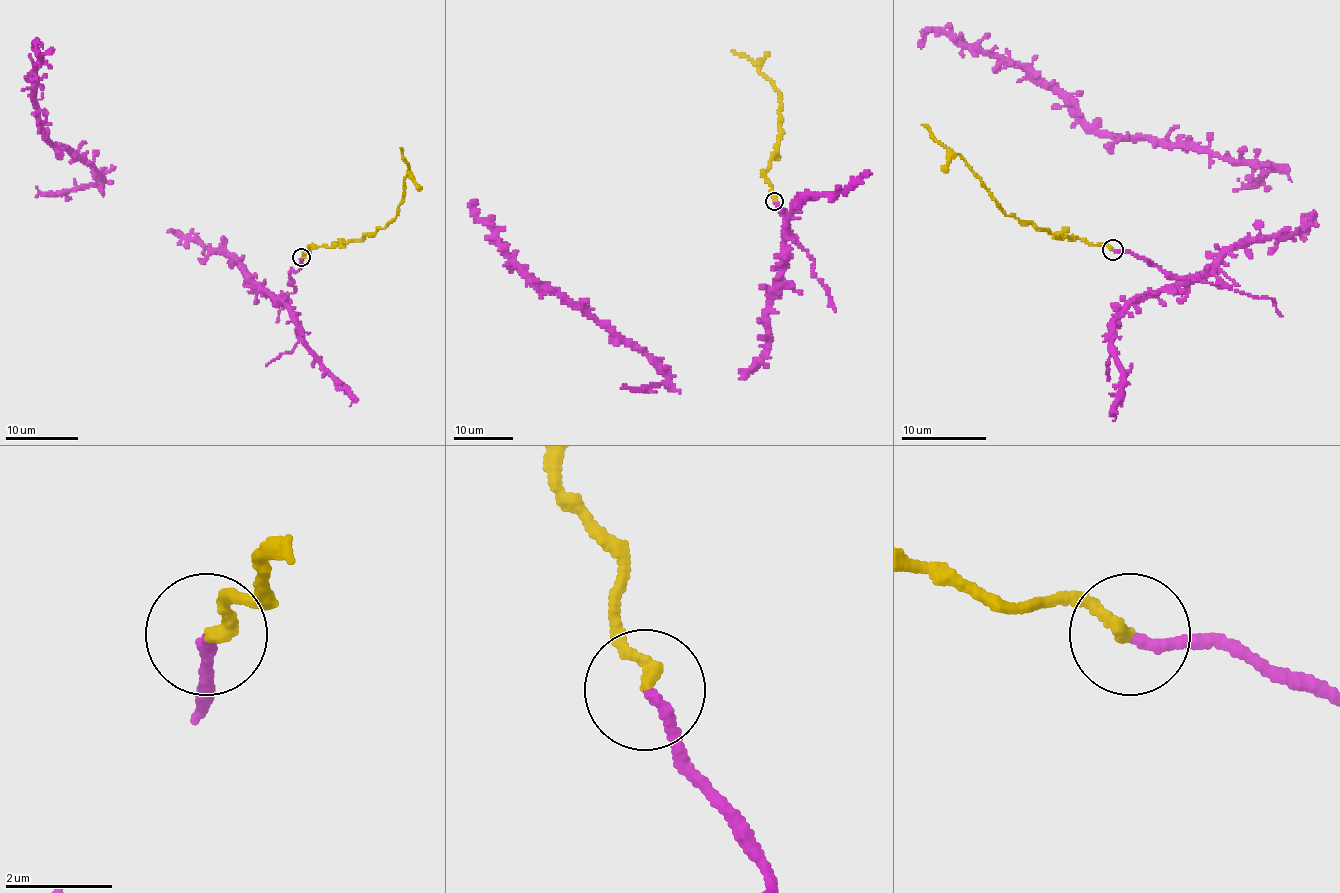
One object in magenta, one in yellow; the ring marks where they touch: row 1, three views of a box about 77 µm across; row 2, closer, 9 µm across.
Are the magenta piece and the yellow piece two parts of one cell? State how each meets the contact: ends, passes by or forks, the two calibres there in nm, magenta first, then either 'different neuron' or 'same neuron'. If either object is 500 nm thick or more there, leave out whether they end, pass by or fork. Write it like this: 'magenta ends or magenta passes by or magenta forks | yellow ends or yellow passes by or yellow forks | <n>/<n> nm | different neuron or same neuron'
magenta ends | yellow ends | 190/240 nm | same neuron

